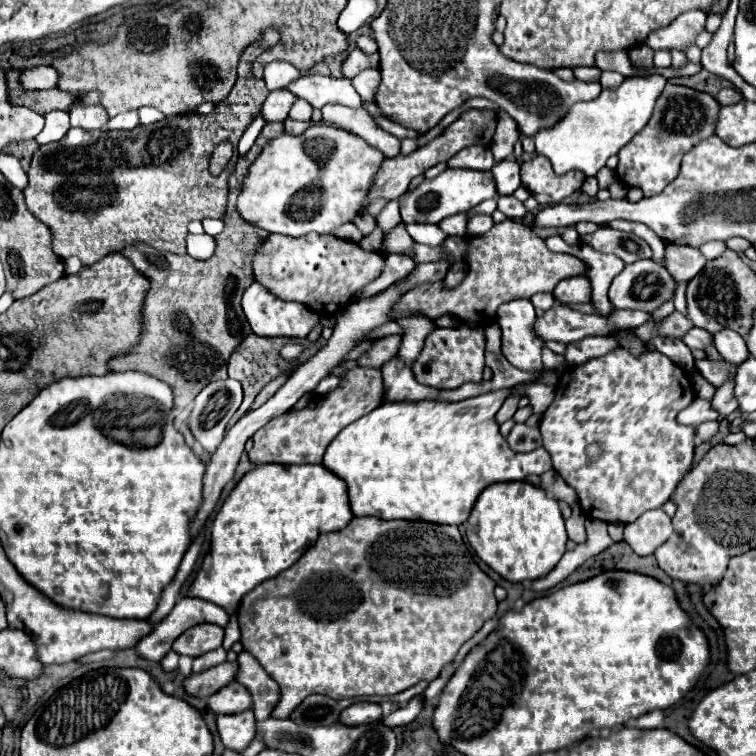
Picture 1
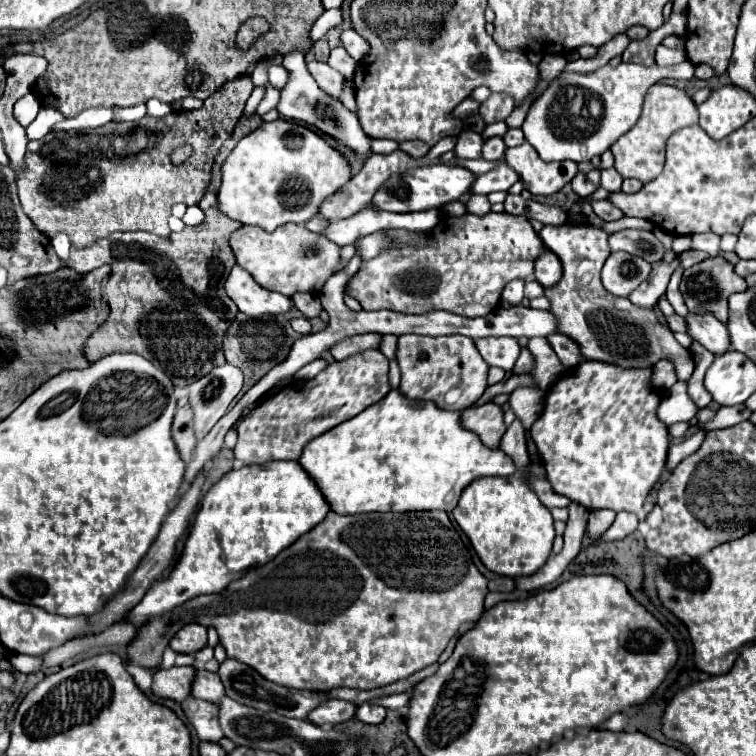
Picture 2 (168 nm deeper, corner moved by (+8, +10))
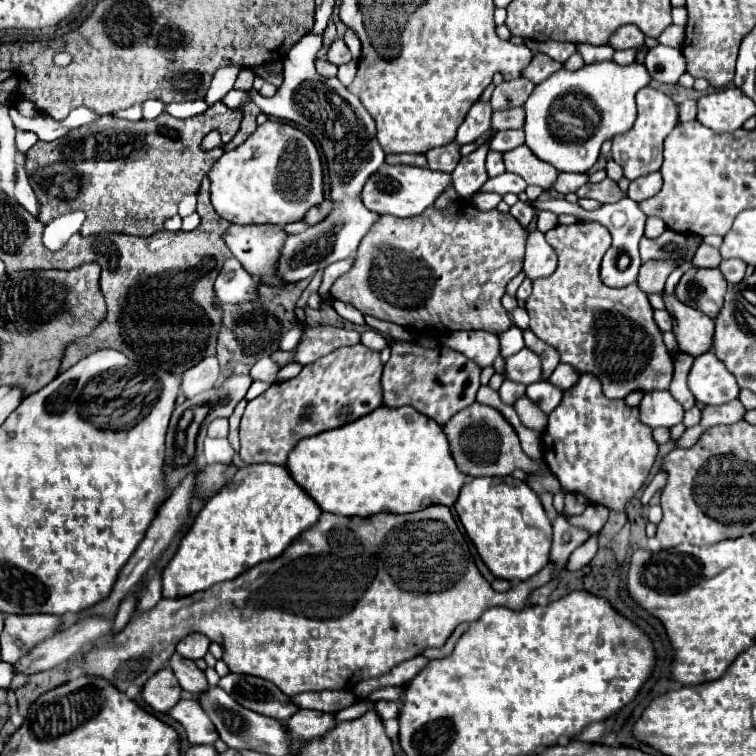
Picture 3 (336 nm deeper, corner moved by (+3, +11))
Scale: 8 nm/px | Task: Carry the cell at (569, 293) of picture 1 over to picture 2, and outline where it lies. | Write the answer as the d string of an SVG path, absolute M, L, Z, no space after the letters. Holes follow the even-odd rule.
M545 250L543 254L539 254L535 262L535 280L543 288L551 288L559 282L559 278L561 278L561 262L553 252Z

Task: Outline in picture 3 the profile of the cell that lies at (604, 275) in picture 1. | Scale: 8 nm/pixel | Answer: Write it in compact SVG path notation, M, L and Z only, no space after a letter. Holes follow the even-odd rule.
M574 223L556 225L546 233L546 241L554 247L558 255L558 269L552 277L534 281L534 291L526 301L530 313L530 329L550 345L556 345L562 355L562 363L572 365L580 373L594 373L604 385L604 395L612 399L626 397L634 389L654 391L668 389L674 375L674 357L666 349L662 331L654 321L654 309L648 297L638 289L638 285L628 285L621 289L606 287L600 279L600 261L606 249L612 245L612 235L600 223Z

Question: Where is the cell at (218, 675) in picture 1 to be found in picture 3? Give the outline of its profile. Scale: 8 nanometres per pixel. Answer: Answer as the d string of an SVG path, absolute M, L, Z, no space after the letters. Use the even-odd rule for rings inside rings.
M166 667L164 671L158 671L156 675L152 675L146 685L144 685L144 701L162 713L168 713L172 709L172 705L176 705L182 699L182 687L174 677L174 671L170 667Z

